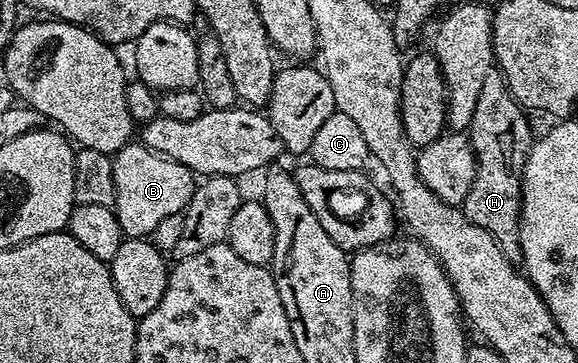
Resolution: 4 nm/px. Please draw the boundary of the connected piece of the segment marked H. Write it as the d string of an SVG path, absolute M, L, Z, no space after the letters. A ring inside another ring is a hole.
M494 68L486 72L478 105L474 107L474 120L466 131L476 157L476 175L462 209L465 218L478 224L478 228L486 228L486 232L494 236L498 248L502 248L502 256L506 256L506 260L514 264L523 263L524 260L520 247L521 171L512 167L512 162L508 159L508 146L521 146L521 151L524 152L531 148L534 133L528 127L527 117L529 115L514 100L499 70Z

